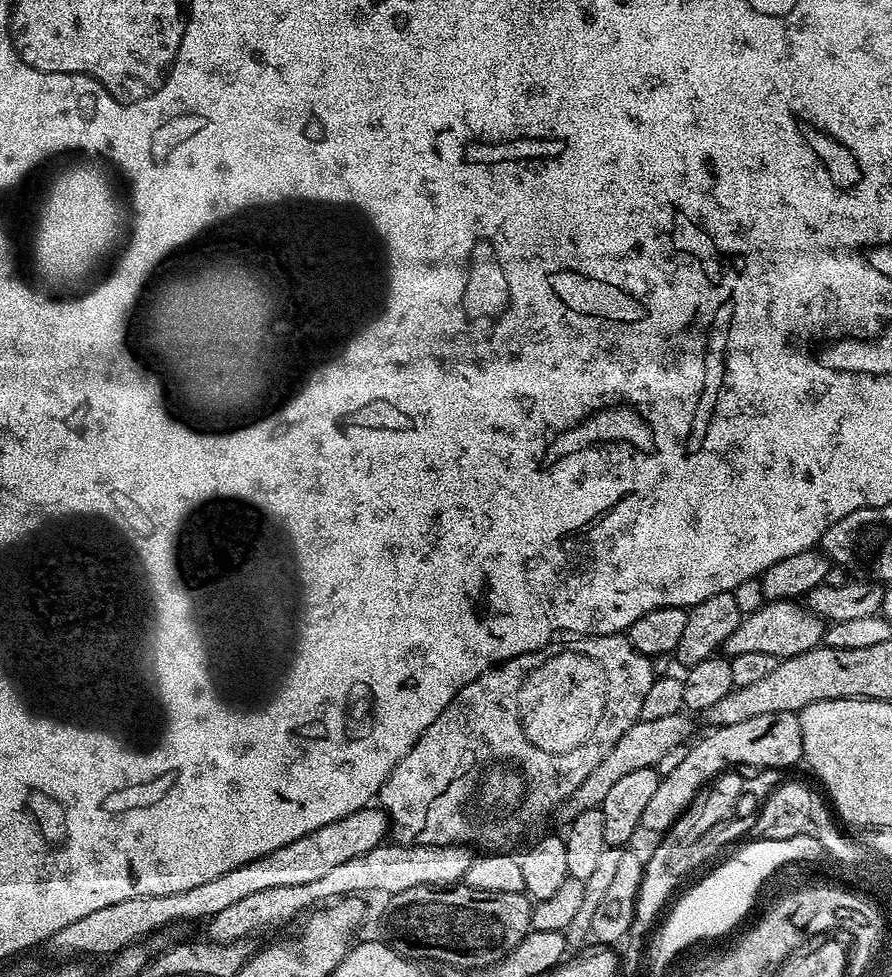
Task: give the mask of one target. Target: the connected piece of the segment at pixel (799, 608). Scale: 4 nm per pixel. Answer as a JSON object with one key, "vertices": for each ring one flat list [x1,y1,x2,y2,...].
{"vertices":[[770,600,741,619,734,634,726,638,722,652,728,658,757,650,777,658,797,656,809,652,811,648,821,647,825,627,825,621,809,612,803,603,795,600]]}

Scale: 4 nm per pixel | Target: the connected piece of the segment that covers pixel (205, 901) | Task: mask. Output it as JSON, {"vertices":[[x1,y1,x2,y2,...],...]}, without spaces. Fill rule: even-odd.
{"vertices":[[369,806,354,814,346,814,346,818,338,818,338,822,330,822,326,826,318,826,310,834,266,854,262,858,254,858,254,862,246,862,242,866,234,866,234,870,226,870,226,874,218,874,211,882,202,882,202,886,194,886,190,890,178,890,178,894,150,894,138,898,126,898,126,902,114,902,114,906,106,906,103,910,93,910,83,918,77,918,73,924,58,930,46,942,46,949,52,956,72,958,75,952,84,956,104,956,111,958,126,946,146,940,146,936,166,924,174,924,178,920,201,920,207,922,214,914,227,910,241,898,247,898,258,890,267,890,274,886,302,886,306,882,323,878,331,868,341,862,350,862,350,858,358,858,358,854,366,854,379,844,385,843,389,835,388,815,379,806]]}

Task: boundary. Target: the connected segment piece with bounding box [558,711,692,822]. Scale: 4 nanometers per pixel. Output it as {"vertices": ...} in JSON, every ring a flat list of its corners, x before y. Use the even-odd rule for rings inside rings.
{"vertices":[[681,711,678,714,669,714,666,718,637,720,634,726,630,726,630,730,626,730,626,734,622,734,622,738,618,738,618,742,606,754,606,758,602,758,602,762,598,762,598,766,594,766,594,770,590,770,590,774,584,779,582,786,578,786,578,790,574,790,574,794,570,794,567,800,560,805,558,815,564,819,564,822,571,822,575,816,582,814,582,810,599,808,601,802,606,798,606,794,610,794,610,789,625,774,630,774,633,770,655,768,656,763,674,746,688,744,692,724,687,718,689,719]]}

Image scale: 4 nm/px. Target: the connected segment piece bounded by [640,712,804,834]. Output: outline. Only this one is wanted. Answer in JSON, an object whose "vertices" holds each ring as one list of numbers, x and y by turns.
{"vertices":[[795,712,778,714,758,714,758,718,746,718,746,722,734,722,734,726,712,728,688,749,686,758,670,774,661,776,658,790,654,790,646,810,642,810,640,828,643,831,664,834,687,810,695,796,712,784,721,774,727,773,731,764,745,764,755,770,783,770,791,764,800,764,802,750,802,730,800,718]]}

